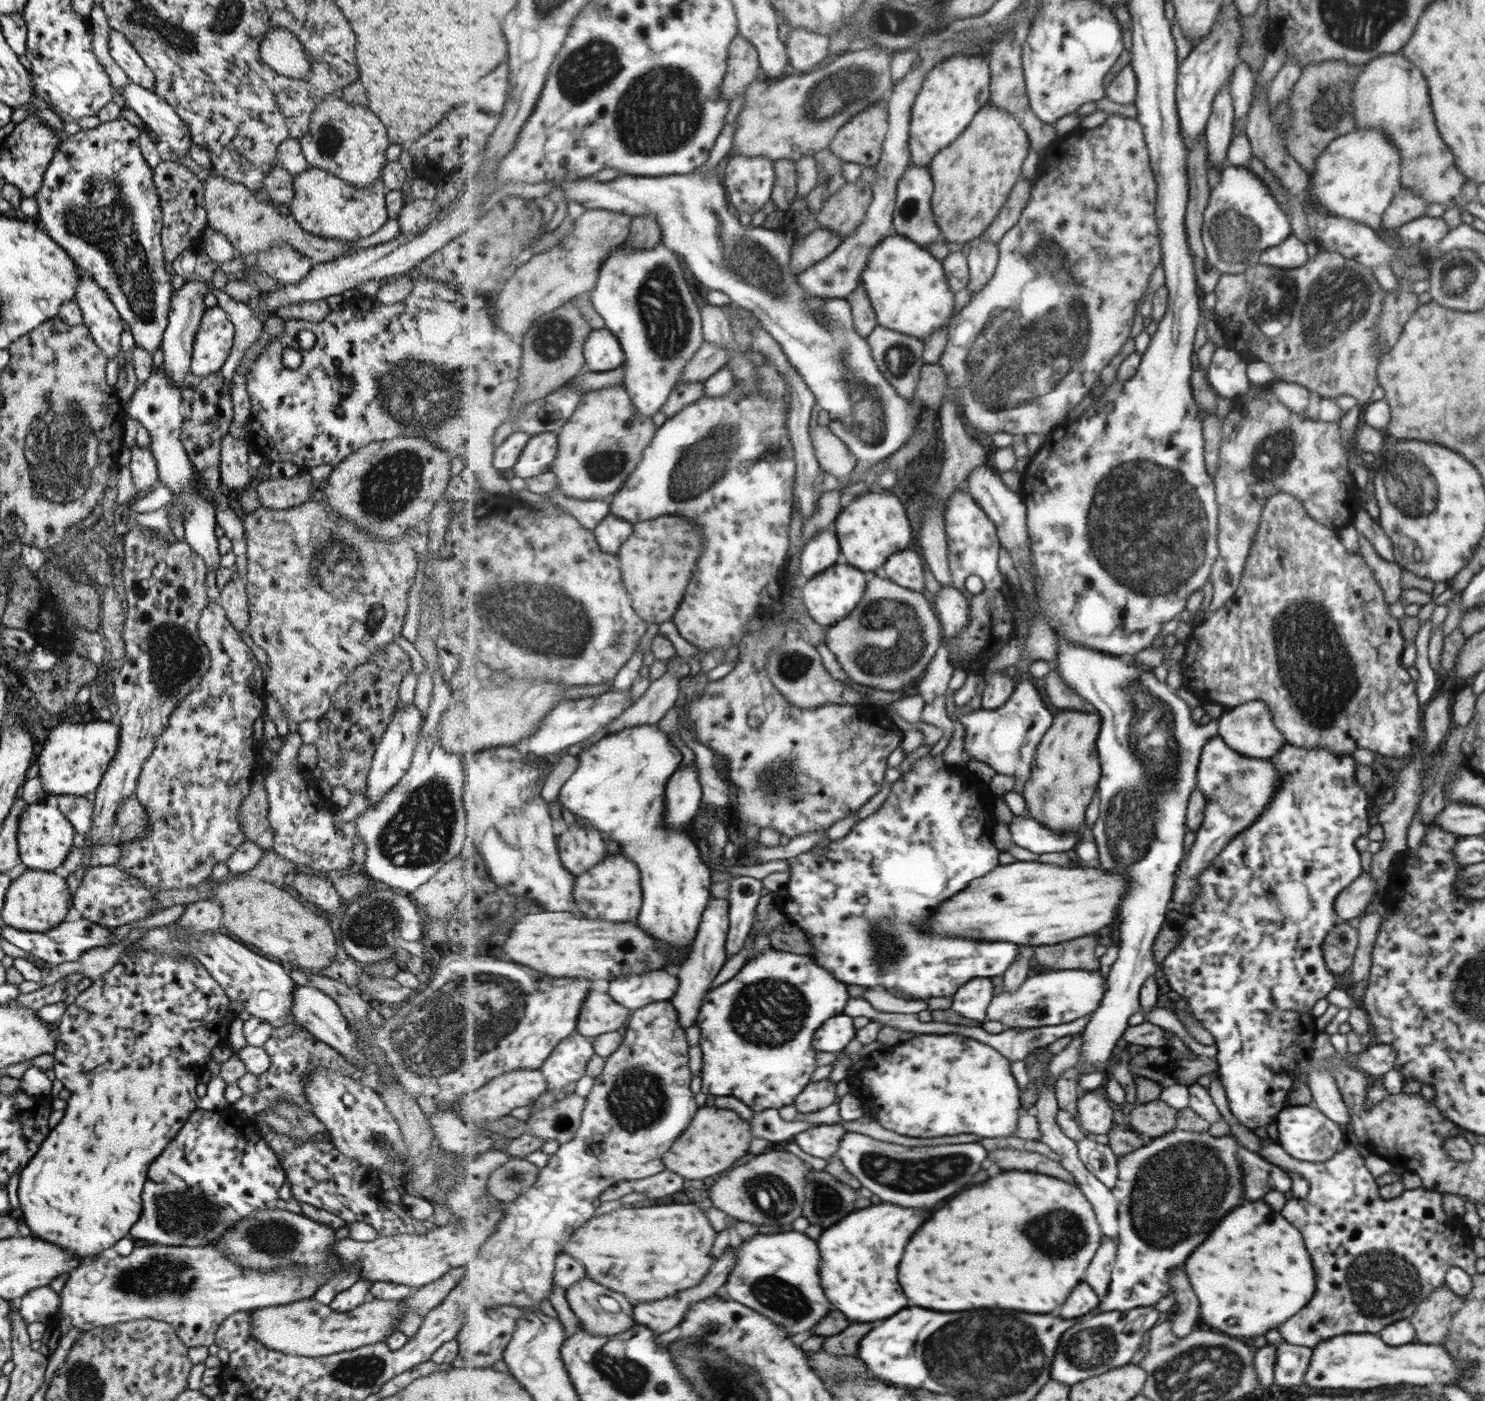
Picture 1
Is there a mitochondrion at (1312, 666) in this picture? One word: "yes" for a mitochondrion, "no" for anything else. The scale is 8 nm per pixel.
yes

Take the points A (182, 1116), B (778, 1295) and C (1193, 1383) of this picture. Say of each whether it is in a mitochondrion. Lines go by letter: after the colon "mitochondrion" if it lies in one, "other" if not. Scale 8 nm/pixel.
A: other
B: mitochondrion
C: mitochondrion

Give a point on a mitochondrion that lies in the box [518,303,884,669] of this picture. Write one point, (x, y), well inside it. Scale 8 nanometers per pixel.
(706, 464)

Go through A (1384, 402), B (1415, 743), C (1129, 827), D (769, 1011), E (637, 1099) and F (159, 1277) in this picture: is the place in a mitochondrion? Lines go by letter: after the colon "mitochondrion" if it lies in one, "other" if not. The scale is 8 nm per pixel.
A: other
B: other
C: mitochondrion
D: mitochondrion
E: mitochondrion
F: mitochondrion

